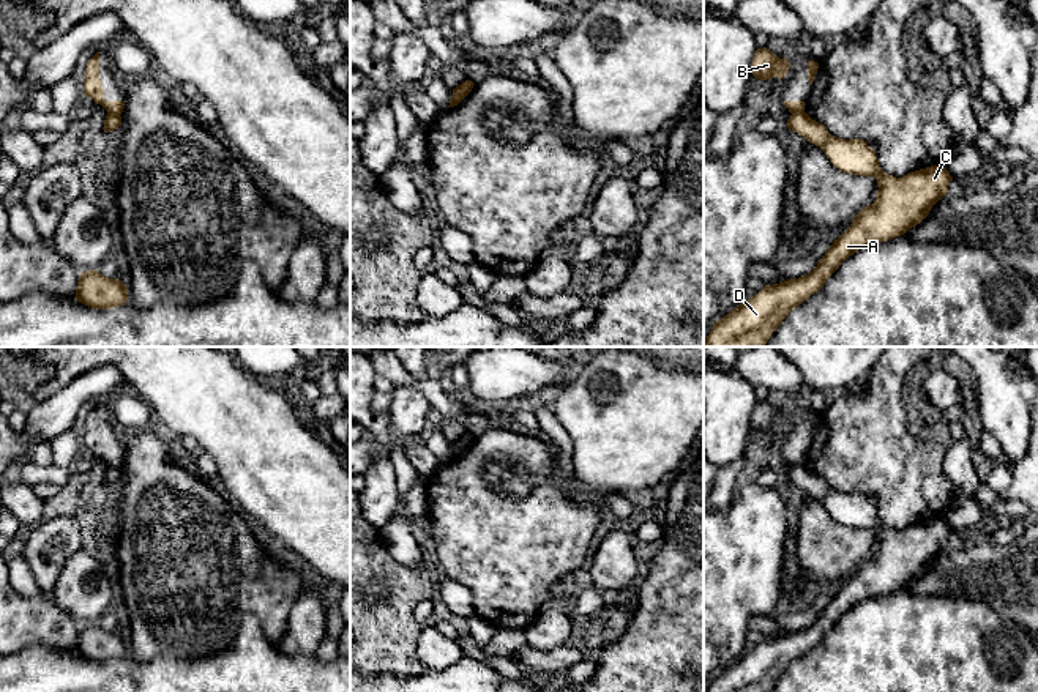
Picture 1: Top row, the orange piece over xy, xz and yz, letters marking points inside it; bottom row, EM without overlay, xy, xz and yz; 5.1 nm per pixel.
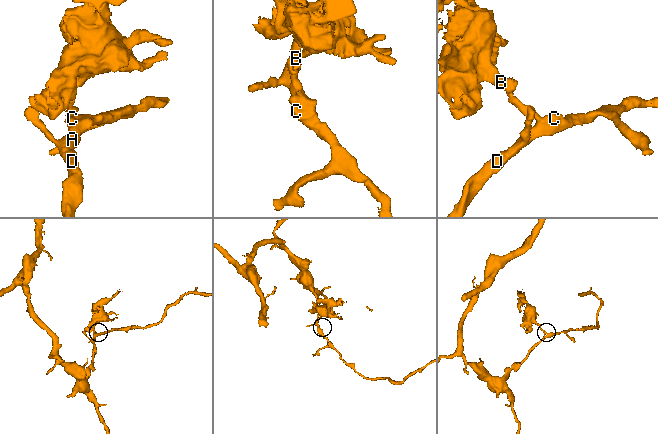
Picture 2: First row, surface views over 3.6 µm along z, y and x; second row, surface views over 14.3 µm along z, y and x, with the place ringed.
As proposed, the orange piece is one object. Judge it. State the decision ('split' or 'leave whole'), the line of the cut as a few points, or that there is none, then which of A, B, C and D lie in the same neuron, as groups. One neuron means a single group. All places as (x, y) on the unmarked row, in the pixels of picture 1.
split; cut in xy along (108, 465), (119, 468); A C D / B

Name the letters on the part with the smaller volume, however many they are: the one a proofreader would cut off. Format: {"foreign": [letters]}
{"foreign": ["B"]}

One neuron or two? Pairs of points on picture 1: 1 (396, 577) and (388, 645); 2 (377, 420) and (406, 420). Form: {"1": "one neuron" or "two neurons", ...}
{"1": "one neuron", "2": "two neurons"}

